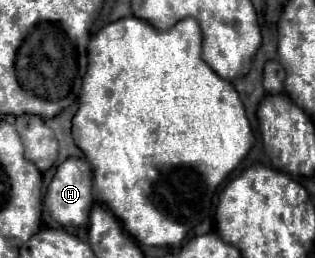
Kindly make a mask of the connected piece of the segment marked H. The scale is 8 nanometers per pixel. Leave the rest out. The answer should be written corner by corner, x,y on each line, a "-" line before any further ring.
67,158
47,188
45,206
61,226
85,226
93,206
93,174
85,158

